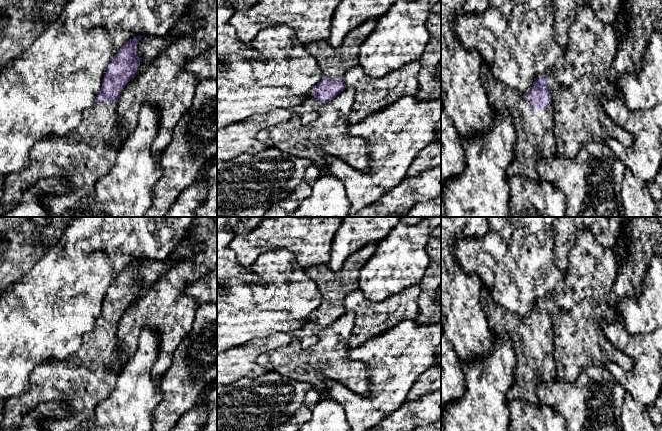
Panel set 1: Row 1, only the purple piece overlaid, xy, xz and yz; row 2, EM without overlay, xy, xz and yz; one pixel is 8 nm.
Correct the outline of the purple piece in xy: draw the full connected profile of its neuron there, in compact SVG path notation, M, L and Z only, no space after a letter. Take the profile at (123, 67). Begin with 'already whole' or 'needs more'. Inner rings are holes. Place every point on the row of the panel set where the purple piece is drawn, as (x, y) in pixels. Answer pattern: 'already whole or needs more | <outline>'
needs more | M137 36L124 44L108 64L94 105L83 113L79 126L67 136L51 136L36 142L30 151L30 165L24 172L5 175L0 216L16 206L25 191L38 181L47 178L68 179L73 184L69 193L47 196L44 199L45 207L51 217L60 217L64 212L73 208L81 198L93 195L95 183L111 170L123 143L117 103L127 83L136 76L137 69L140 67L136 46L141 39L142 36Z

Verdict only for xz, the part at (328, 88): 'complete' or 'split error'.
split error

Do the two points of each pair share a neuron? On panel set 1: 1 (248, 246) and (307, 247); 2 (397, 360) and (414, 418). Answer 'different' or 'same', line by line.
1: same
2: different

